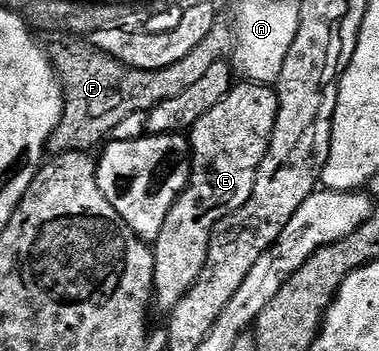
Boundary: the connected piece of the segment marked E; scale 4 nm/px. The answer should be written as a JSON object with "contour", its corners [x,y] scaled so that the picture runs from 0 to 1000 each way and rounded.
{"contour":[[[639,231],[617,242],[604,271],[546,330],[536,330],[496,373],[499,433],[504,459],[499,467],[499,524],[488,544],[462,570],[451,604],[441,604],[441,627],[430,627],[430,650],[420,661],[414,687],[401,692],[404,715],[404,843],[409,872],[443,889],[472,866],[488,835],[525,798],[536,764],[546,752],[546,718],[551,687],[562,670],[562,652],[604,610],[615,610],[652,570],[662,570],[662,547],[673,536],[673,501],[683,467],[710,419],[715,376],[726,365],[731,339],[731,262],[720,245],[686,245],[681,234]]]}

